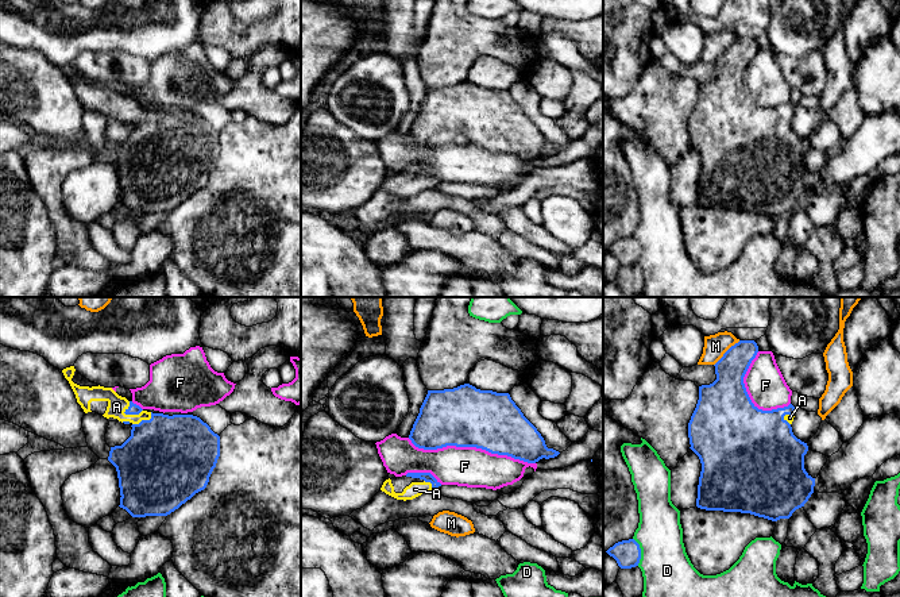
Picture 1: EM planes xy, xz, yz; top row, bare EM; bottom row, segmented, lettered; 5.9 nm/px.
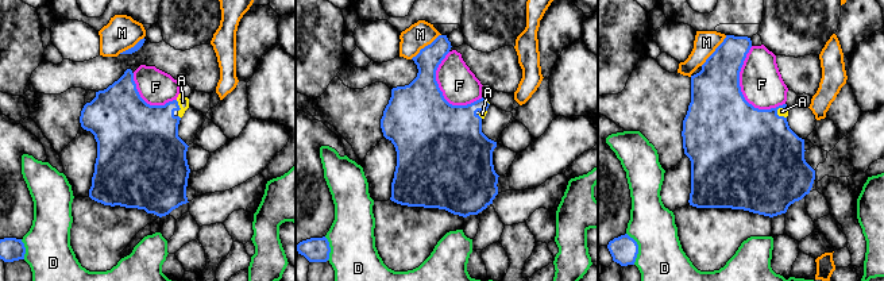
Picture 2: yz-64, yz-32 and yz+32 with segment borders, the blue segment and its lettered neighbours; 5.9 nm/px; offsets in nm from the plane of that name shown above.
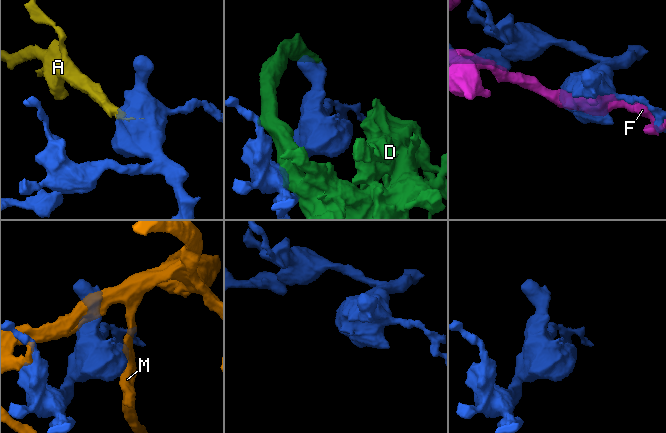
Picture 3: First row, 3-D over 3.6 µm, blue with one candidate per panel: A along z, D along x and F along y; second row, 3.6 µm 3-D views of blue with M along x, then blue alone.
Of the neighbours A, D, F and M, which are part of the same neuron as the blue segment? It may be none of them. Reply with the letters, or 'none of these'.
A

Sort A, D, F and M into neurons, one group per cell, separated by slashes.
A / D / F / M

